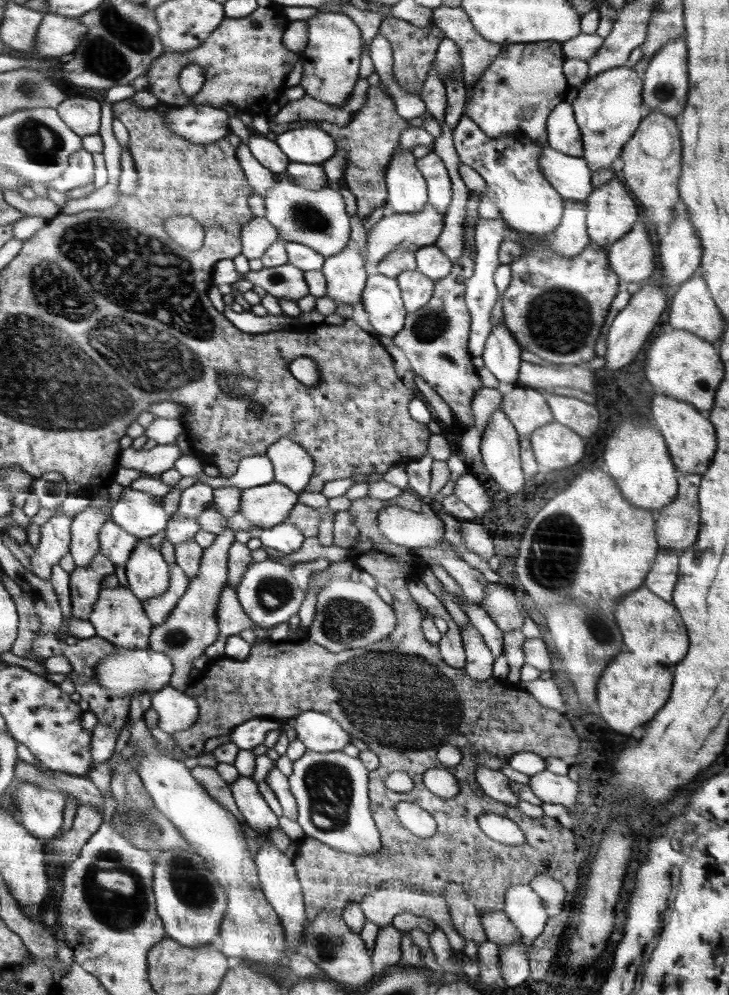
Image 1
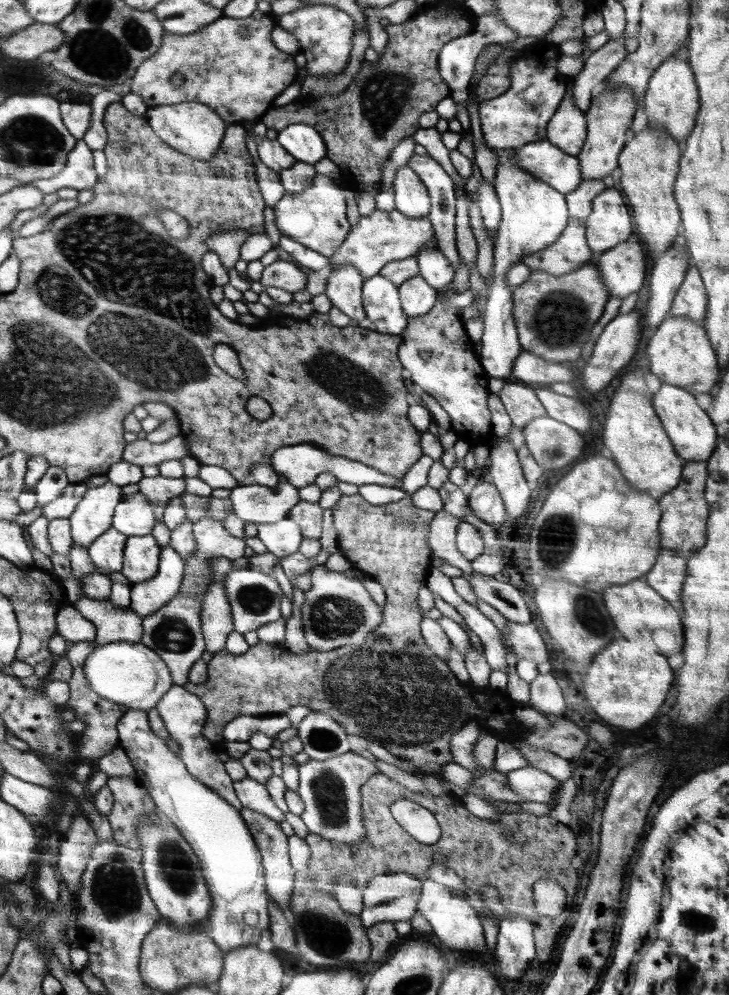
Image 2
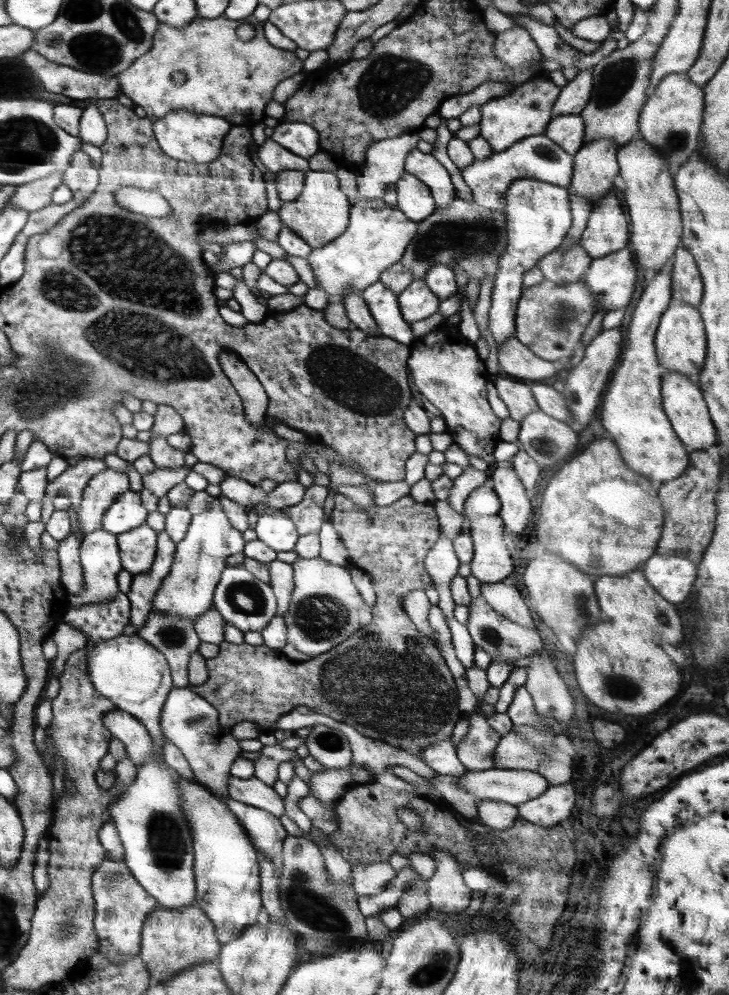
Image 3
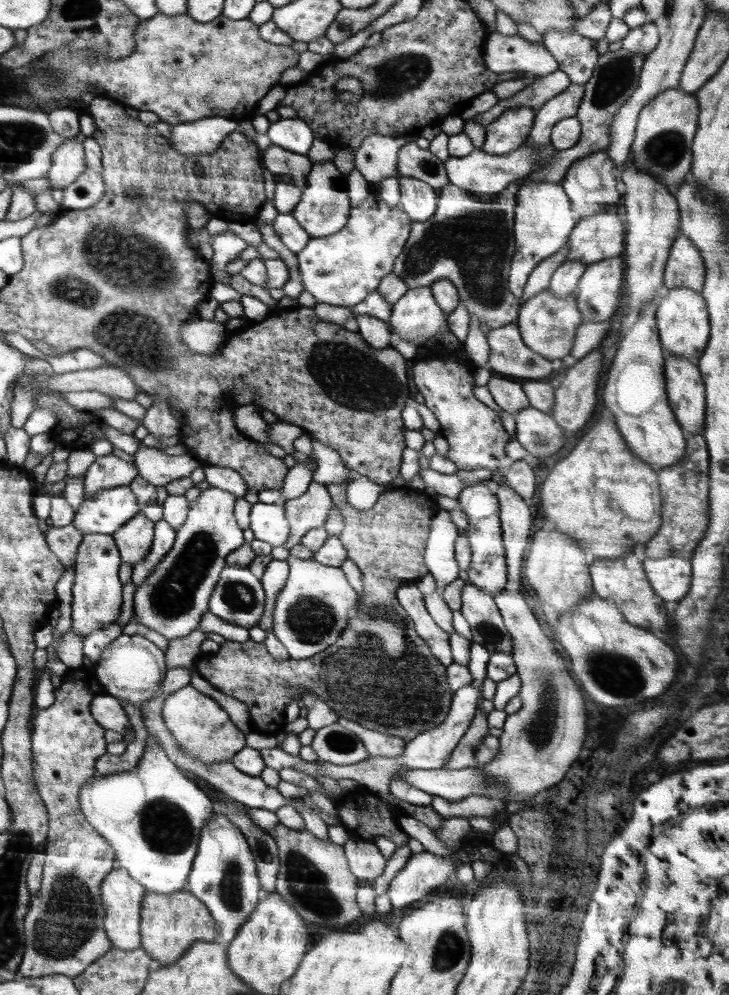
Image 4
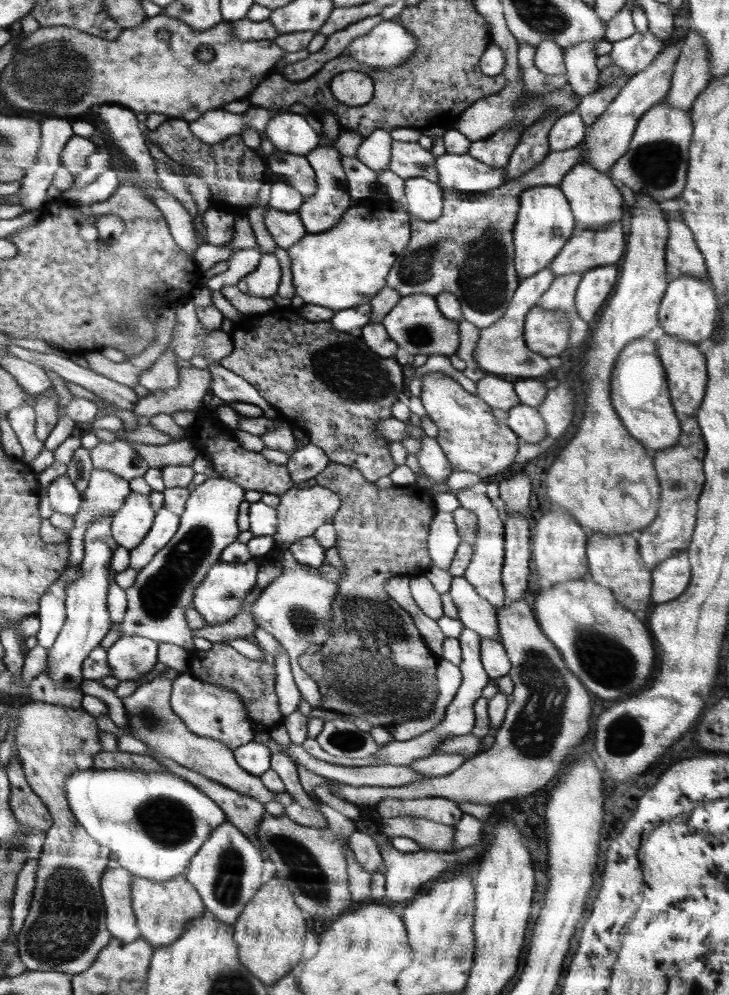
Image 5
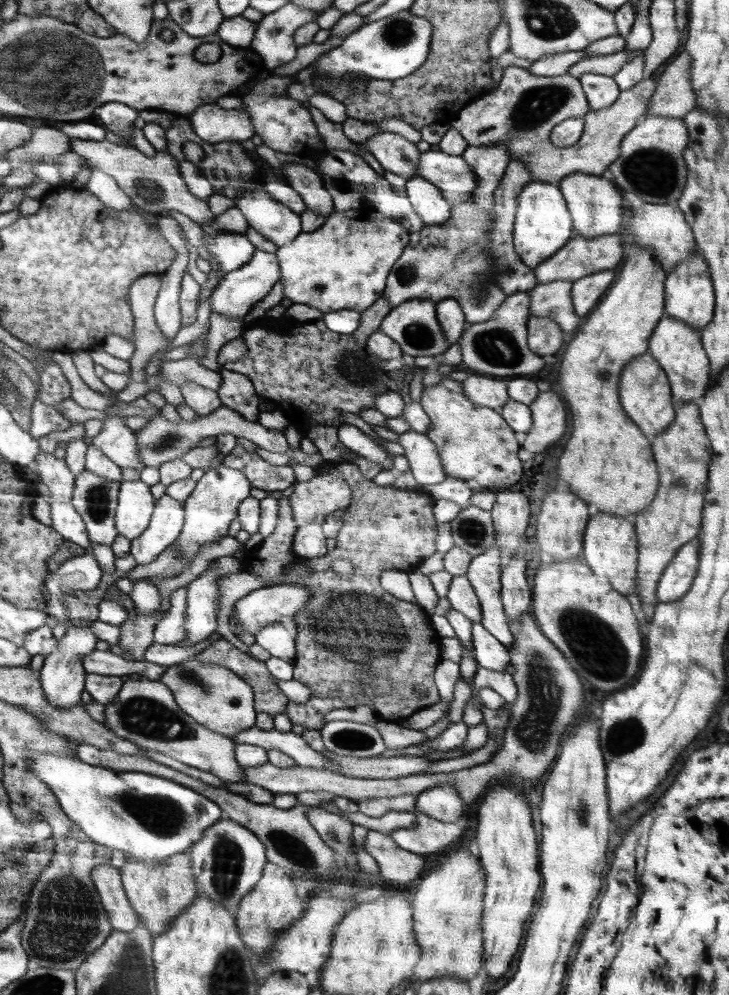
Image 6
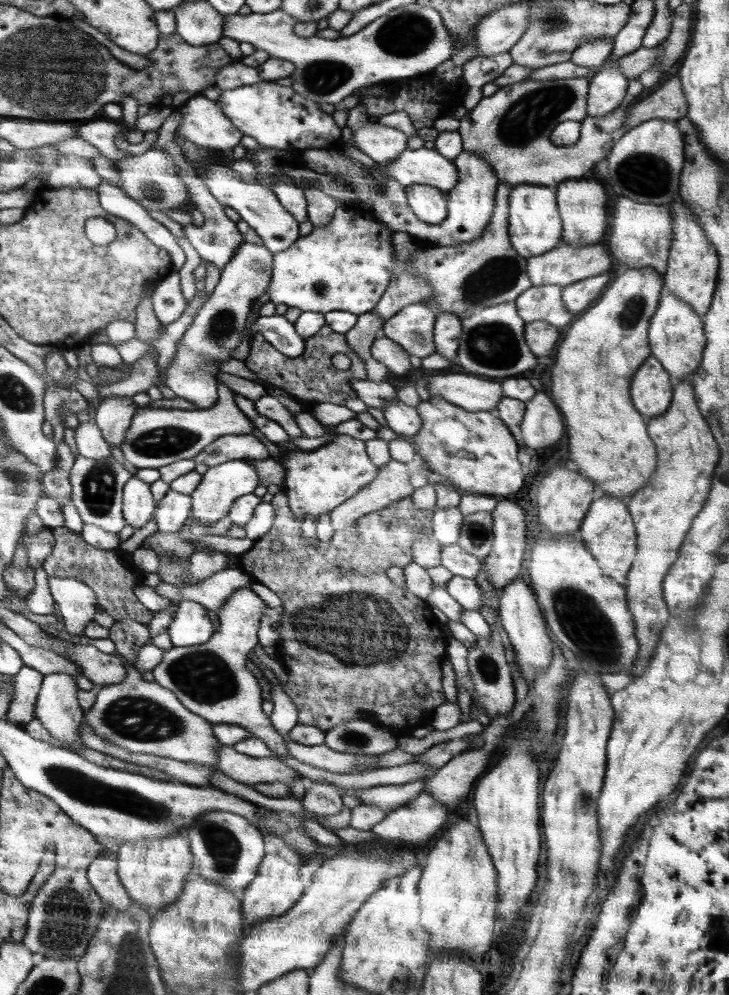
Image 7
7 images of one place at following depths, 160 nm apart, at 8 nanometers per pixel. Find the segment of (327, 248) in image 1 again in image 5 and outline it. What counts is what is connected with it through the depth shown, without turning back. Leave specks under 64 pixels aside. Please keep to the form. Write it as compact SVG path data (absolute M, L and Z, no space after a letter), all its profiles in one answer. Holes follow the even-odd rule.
M318 146L306 154L305 157L314 169L318 190L314 196L310 196L309 199L305 200L296 213L308 233L320 233L330 230L341 219L344 212L355 204L355 201L349 195L349 187L341 163L342 156L334 146Z

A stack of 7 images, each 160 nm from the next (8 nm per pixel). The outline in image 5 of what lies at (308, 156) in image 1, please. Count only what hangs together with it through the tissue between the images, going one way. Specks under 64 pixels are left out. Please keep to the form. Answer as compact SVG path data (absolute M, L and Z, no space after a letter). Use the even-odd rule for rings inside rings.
M274 110L264 132L276 149L292 154L306 155L321 144L304 116L288 110Z

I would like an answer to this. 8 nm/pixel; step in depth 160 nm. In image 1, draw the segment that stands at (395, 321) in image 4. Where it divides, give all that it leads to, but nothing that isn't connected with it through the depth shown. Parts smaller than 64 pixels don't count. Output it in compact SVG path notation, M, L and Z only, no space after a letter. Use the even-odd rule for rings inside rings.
M417 268L402 271L395 279L398 281L403 305L407 312L422 308L430 300L435 289L435 280L424 276Z

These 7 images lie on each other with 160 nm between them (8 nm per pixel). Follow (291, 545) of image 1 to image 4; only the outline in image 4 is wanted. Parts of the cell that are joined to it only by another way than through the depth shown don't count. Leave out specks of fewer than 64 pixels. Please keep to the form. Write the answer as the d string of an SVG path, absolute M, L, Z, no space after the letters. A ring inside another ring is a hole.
M257 502L251 506L249 529L255 540L268 542L272 547L282 546L290 537L290 526L282 503Z

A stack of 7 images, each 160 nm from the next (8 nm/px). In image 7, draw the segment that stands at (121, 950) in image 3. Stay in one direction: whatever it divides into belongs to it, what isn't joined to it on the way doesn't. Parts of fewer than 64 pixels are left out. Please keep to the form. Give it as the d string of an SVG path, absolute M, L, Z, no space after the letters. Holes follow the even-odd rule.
M104 852L89 866L90 884L106 900L106 907L126 910L132 902L130 895L122 886L120 874L117 872L117 855Z

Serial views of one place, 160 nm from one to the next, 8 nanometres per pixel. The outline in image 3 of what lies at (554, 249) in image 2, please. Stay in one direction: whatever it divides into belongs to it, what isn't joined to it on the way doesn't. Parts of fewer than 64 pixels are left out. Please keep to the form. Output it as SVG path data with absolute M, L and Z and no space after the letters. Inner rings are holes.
M578 242L571 247L560 245L556 250L543 256L536 265L546 280L565 285L582 280L592 260L593 258Z

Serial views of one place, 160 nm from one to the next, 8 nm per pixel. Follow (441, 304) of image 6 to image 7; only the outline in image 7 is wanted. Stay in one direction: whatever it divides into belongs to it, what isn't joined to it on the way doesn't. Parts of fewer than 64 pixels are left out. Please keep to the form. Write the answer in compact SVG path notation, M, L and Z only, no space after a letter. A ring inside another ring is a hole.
M438 313L433 328L433 341L436 353L449 358L452 362L457 361L459 349L459 336L461 335L462 323L457 314Z

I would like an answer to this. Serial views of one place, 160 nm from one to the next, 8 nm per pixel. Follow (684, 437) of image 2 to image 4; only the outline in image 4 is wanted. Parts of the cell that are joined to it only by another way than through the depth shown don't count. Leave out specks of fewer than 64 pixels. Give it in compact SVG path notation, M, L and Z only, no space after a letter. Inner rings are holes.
M666 354L667 399L685 438L703 434L705 424L705 384L696 363Z

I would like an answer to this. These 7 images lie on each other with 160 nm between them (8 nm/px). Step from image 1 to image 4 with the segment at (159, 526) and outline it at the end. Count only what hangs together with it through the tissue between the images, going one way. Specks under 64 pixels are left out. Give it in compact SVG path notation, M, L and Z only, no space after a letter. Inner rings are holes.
M118 486L84 500L75 512L73 524L82 536L93 533L112 535L138 513L136 495L129 486Z

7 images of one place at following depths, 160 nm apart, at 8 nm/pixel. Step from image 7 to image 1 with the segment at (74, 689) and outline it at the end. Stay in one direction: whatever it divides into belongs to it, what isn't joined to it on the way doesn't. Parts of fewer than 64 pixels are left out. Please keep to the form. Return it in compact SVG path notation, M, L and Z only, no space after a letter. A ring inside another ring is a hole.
M110 518L101 529L100 542L102 554L114 566L125 566L140 540L126 532L126 529L122 529L120 525L114 524L113 519Z

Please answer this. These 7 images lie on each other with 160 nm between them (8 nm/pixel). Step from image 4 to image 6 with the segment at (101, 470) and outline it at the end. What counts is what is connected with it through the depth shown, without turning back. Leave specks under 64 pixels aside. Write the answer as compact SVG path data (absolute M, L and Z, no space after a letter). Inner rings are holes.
M109 414L103 422L100 433L93 439L110 460L114 461L121 469L134 468L141 471L145 464L138 452L137 437L124 423L121 414Z

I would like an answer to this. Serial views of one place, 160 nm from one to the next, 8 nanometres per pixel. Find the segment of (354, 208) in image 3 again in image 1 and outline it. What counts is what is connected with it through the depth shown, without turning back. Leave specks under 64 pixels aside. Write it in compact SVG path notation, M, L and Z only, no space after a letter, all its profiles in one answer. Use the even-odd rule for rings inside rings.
M426 203L426 206L418 212L388 212L367 231L368 253L364 256L365 262L376 264L392 251L416 252L419 247L434 245L442 232L444 219L445 217L432 208L430 203Z

